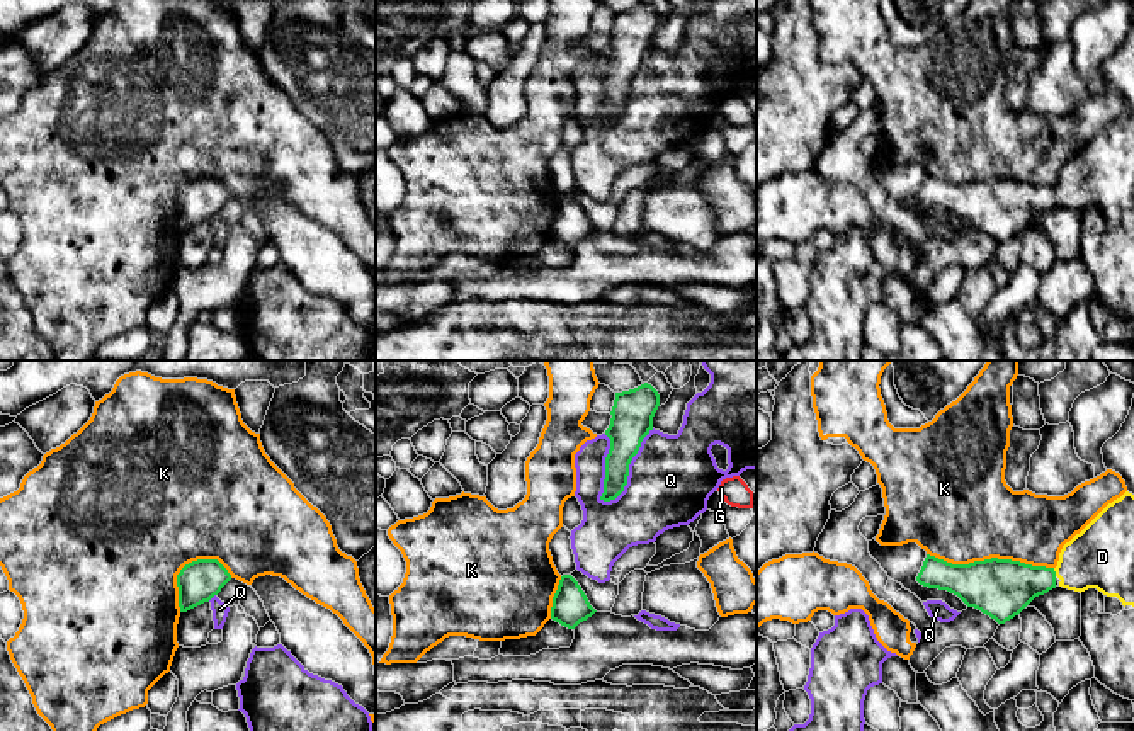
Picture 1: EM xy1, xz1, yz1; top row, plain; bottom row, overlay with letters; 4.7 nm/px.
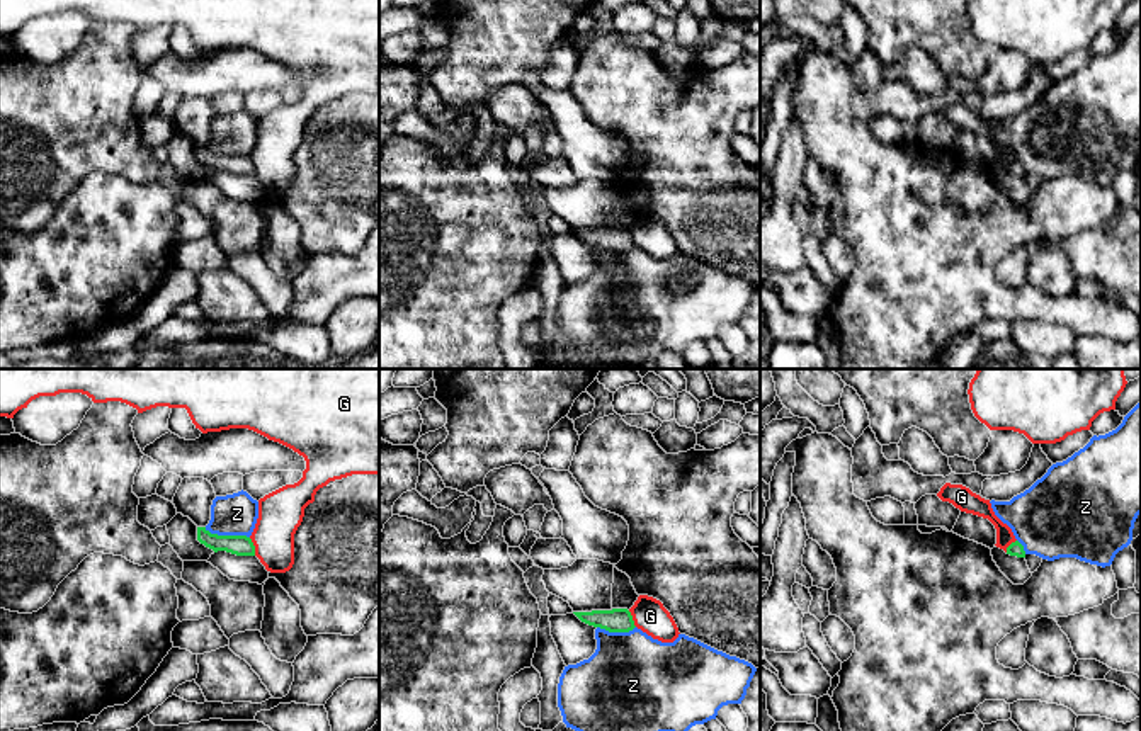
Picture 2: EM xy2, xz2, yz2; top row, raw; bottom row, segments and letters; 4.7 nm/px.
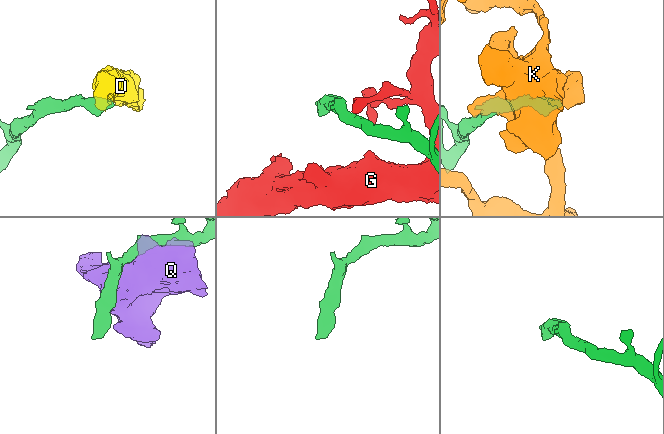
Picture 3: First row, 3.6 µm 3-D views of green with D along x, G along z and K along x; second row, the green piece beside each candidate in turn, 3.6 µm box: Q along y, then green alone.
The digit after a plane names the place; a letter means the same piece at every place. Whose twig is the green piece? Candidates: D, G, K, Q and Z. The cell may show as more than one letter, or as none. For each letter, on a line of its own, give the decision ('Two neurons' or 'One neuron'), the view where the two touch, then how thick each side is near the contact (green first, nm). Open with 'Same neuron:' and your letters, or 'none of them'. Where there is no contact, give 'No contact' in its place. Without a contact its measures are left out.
Same neuron: D
D: One neuron. Touches green in yz1. Thickness 260 nm (green) against 300 nm
G: Two neurons. Touches green in xy2. Thickness 100 nm (green) against 220 nm
K: Two neurons. Touches green in yz1. Thickness 280 nm (green) against 460 nm
Q: Two neurons. Touches green in xz1. Thickness 190 nm (green) against 400 nm
Z: Two neurons. Touches green in xy2. Thickness 100 nm (green) against 200 nm

